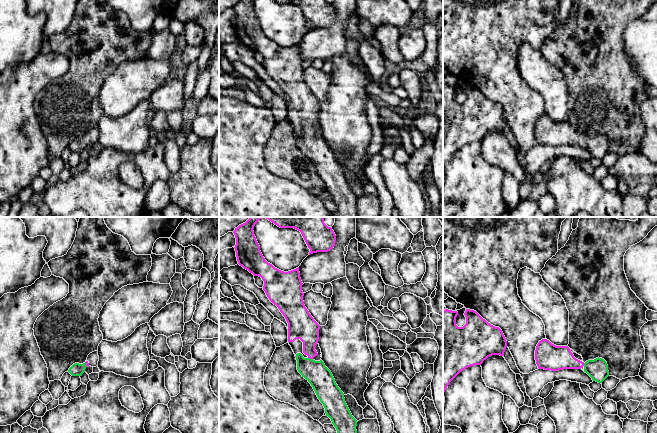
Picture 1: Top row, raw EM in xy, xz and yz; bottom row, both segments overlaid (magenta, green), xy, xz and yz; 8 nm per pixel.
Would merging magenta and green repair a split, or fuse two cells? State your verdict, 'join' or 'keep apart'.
join

